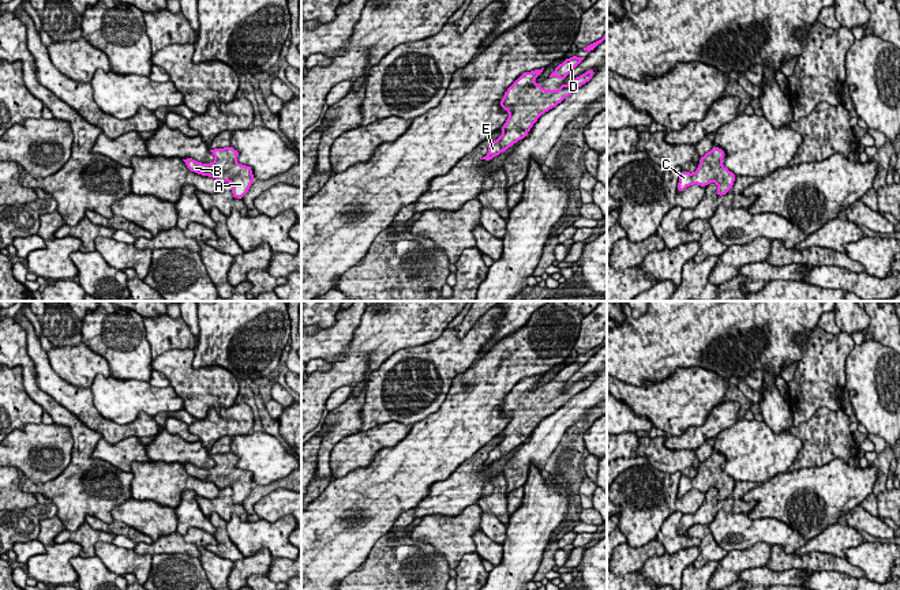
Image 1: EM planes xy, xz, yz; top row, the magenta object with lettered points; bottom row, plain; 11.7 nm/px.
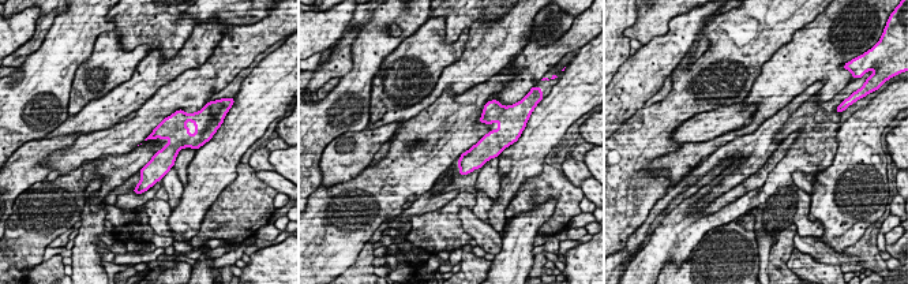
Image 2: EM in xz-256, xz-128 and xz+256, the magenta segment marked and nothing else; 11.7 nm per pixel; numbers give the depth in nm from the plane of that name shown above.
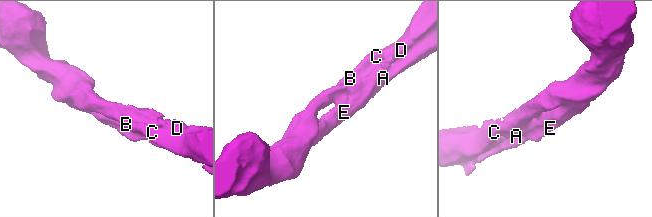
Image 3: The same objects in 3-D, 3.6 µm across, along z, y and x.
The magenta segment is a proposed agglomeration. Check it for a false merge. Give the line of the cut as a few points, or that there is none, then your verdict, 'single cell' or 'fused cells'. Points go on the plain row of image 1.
cut none; single cell

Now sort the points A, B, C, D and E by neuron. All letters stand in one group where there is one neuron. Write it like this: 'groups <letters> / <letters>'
groups A B C D E

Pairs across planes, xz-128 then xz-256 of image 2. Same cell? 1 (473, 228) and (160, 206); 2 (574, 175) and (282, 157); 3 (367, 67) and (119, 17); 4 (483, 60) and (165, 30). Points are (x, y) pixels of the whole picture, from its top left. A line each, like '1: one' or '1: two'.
1: one
2: two
3: two
4: two

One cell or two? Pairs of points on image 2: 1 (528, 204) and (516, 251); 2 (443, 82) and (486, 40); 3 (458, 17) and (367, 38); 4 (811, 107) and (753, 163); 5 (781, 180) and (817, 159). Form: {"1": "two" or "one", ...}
{"1": "two", "2": "one", "3": "two", "4": "two", "5": "one"}

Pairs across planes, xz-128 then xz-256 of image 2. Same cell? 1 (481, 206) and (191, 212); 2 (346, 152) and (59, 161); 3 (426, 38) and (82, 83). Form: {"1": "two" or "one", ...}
{"1": "two", "2": "two", "3": "one"}

